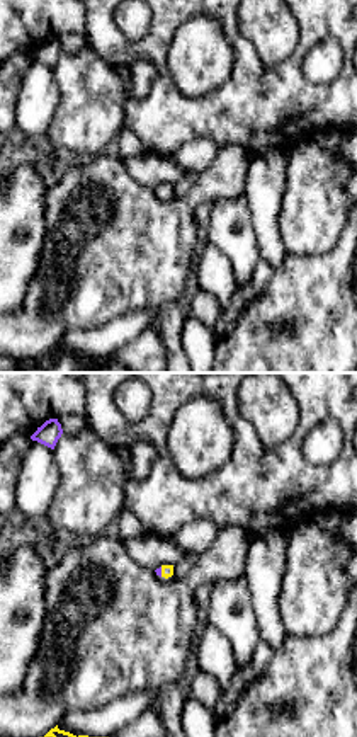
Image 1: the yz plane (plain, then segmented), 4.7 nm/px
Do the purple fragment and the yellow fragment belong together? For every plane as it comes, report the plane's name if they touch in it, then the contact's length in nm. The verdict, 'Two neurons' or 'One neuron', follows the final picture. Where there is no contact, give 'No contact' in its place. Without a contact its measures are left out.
Touches purple in yz. Shared border 50 nm

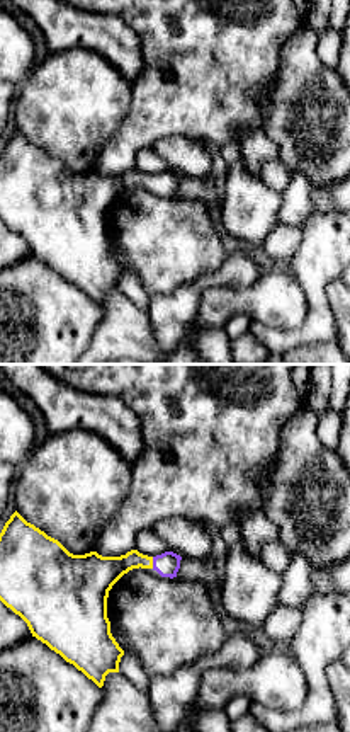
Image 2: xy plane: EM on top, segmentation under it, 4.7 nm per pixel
Touches purple in xy. Shared border 60 nm

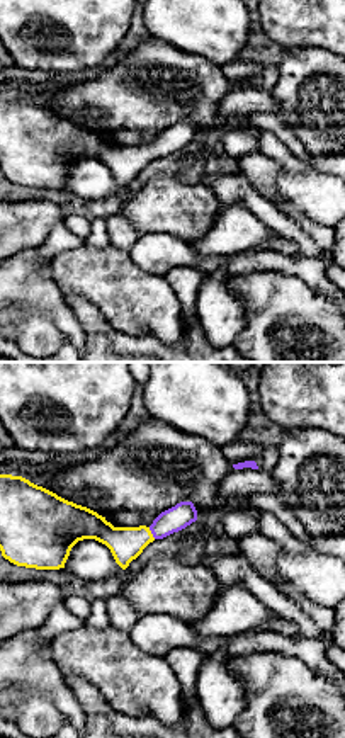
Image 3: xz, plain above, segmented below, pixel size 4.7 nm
Touches purple in xz. Shared border 70 nm

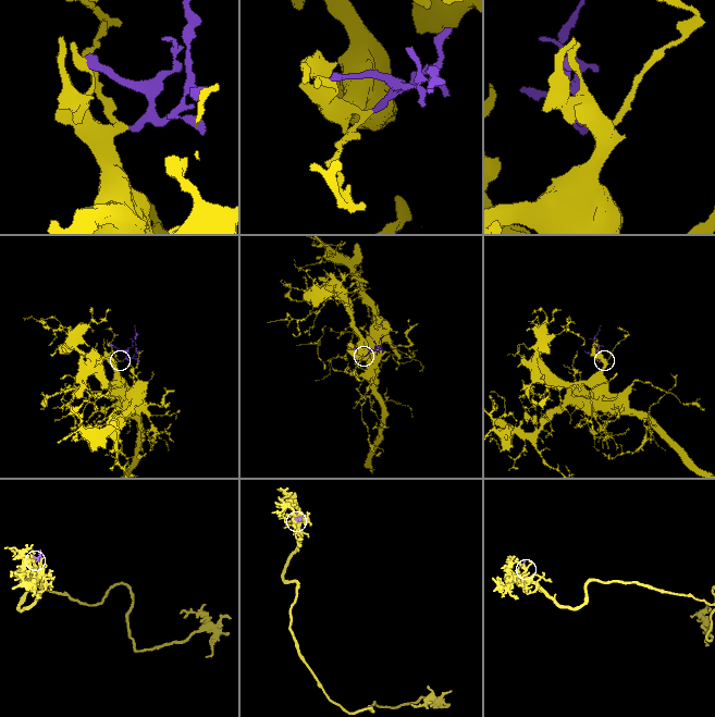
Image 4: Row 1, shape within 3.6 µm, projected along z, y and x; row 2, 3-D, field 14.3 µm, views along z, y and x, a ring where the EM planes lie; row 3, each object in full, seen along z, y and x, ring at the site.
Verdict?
One neuron

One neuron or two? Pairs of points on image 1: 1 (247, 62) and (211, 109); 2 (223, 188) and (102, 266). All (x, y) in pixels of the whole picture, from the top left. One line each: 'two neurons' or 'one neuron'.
1: one neuron
2: one neuron

